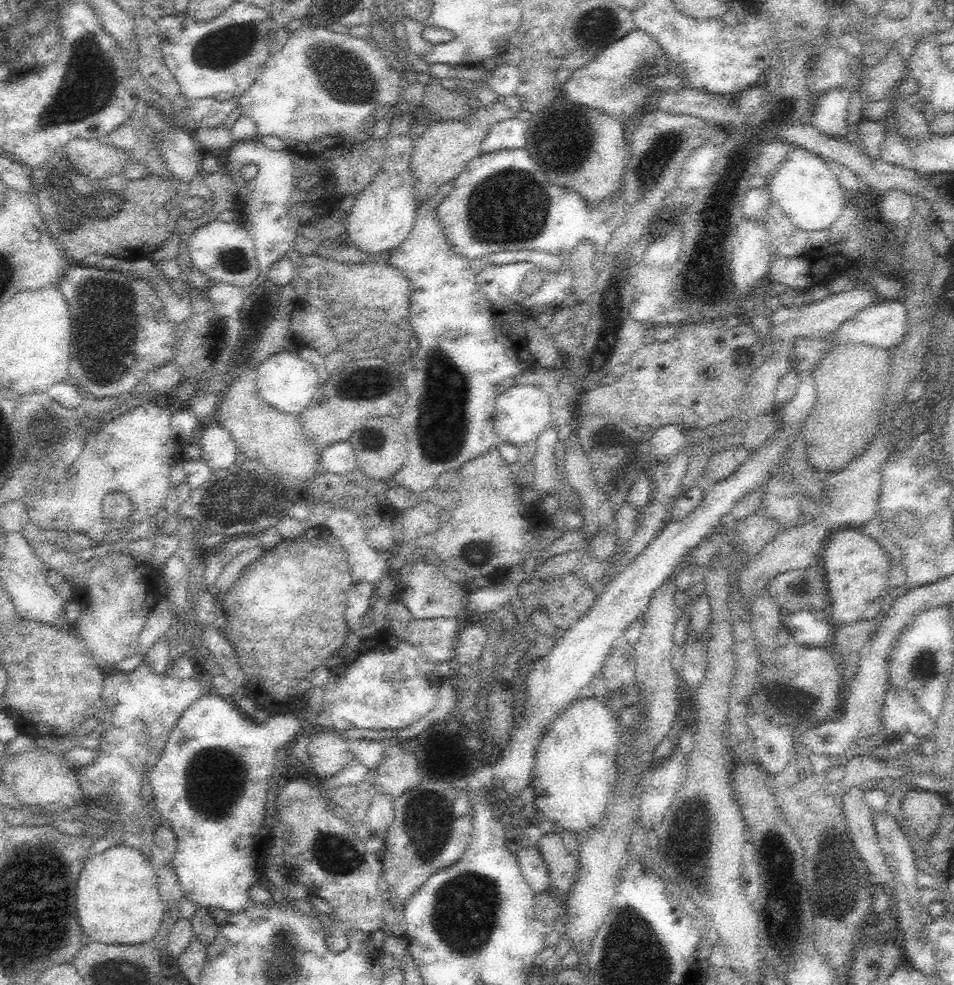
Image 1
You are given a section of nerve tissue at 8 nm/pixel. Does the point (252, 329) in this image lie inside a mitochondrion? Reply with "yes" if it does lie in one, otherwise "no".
no

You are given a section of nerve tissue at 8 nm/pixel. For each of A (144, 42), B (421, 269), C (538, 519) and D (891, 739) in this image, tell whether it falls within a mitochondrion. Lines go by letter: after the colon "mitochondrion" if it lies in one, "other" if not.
A: other
B: other
C: other
D: other

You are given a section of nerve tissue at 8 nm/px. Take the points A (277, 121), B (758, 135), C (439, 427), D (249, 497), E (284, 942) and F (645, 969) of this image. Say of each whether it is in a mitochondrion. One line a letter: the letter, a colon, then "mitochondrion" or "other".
A: other
B: other
C: mitochondrion
D: mitochondrion
E: mitochondrion
F: mitochondrion

